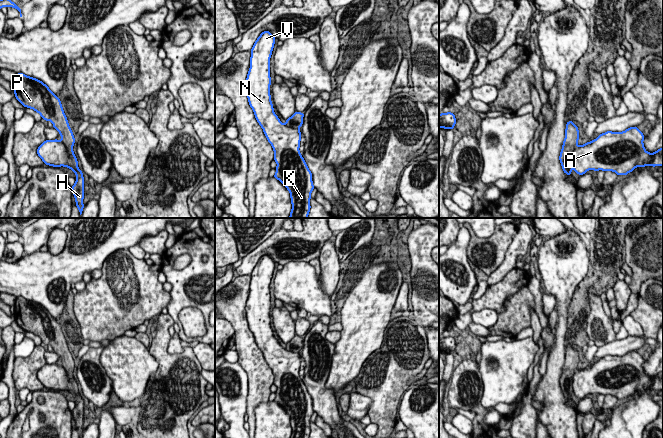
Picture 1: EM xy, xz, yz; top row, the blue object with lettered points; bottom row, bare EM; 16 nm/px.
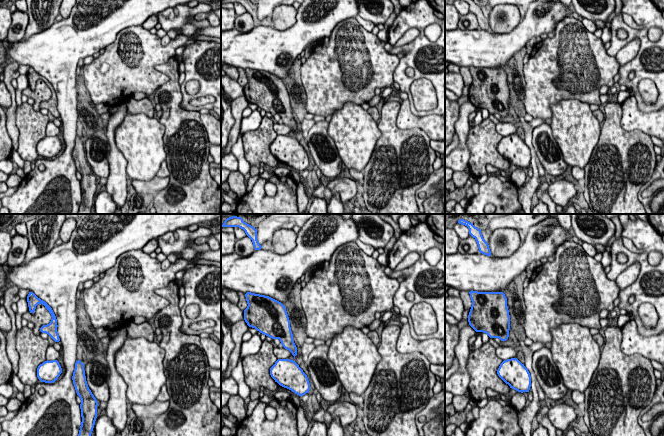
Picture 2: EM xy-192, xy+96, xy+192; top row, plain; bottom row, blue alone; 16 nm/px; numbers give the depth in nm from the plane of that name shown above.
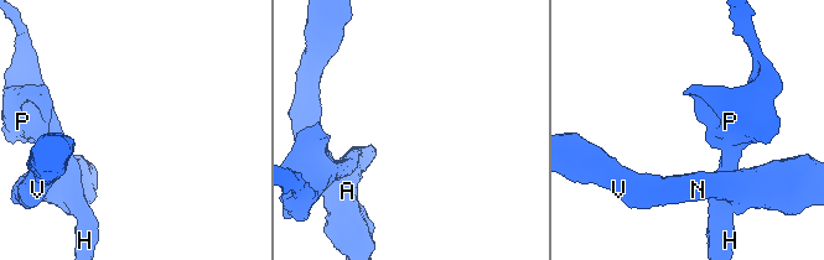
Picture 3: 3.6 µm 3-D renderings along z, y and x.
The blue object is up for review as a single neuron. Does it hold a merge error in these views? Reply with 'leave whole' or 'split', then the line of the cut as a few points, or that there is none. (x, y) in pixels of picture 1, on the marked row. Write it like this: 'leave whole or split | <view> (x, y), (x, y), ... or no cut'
split | yz (576, 147), (573, 152), (572, 167)

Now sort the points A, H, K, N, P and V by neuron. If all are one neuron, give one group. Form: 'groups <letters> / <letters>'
groups A K N V / H P

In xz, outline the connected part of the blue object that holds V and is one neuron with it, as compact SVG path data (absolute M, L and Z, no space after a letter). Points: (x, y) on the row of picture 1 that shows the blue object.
M269 31L262 32L254 43L245 82L247 97L257 122L273 147L277 163L274 178L290 192L292 210L289 218L307 218L314 186L312 173L299 151L301 132L283 124L274 113L271 102L270 57L274 44L275 37Z

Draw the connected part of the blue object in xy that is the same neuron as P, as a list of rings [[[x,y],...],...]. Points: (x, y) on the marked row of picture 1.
[[[17,73],[14,93],[17,100],[27,108],[38,112],[42,119],[51,121],[53,128],[59,131],[61,142],[71,156],[75,156],[73,145],[76,142],[63,111],[60,99],[42,81]]]

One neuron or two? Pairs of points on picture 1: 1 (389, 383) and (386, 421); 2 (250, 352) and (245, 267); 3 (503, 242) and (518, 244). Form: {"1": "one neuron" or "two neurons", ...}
{"1": "one neuron", "2": "two neurons", "3": "two neurons"}

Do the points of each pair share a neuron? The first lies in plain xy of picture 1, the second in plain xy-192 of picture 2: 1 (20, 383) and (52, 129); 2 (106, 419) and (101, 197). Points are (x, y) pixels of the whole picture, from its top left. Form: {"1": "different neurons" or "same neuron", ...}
{"1": "different neurons", "2": "different neurons"}

